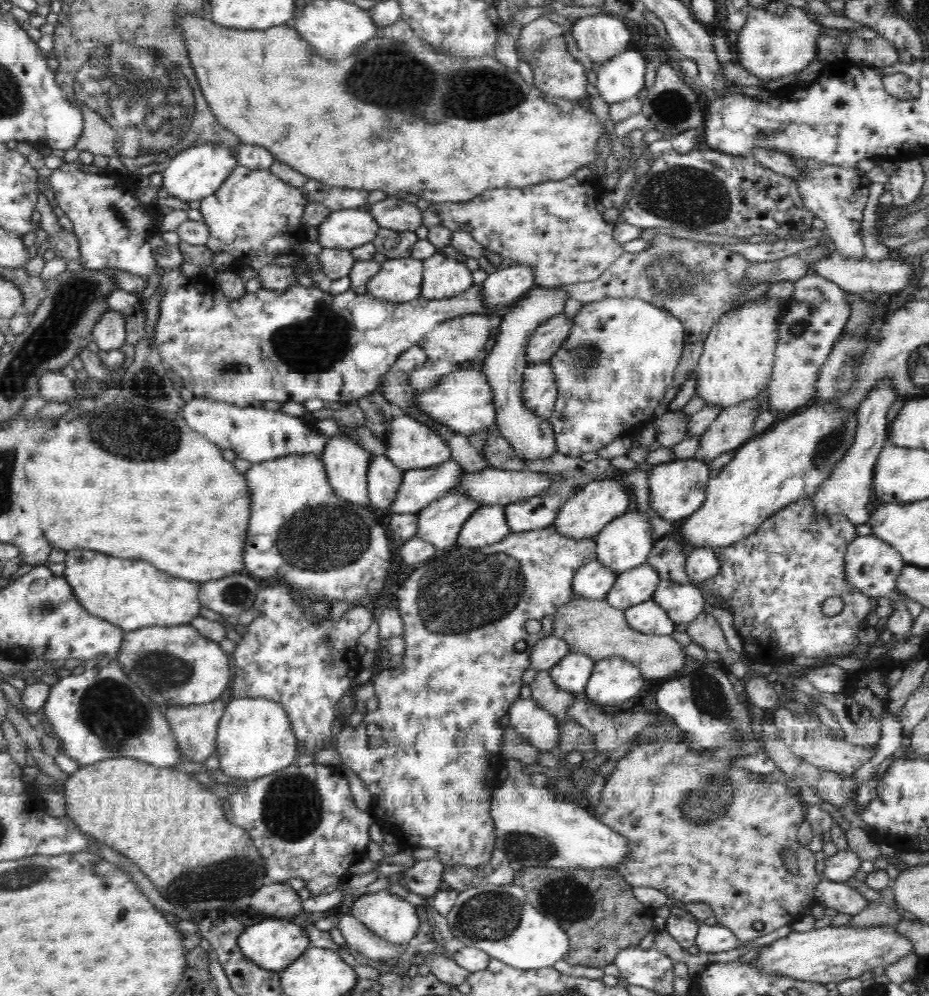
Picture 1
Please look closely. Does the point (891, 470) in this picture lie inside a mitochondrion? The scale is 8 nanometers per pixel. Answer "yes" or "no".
no

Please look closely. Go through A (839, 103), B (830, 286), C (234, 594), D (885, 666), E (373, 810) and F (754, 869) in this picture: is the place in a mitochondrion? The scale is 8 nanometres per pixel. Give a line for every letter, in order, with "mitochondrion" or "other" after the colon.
A: mitochondrion
B: other
C: mitochondrion
D: other
E: other
F: other

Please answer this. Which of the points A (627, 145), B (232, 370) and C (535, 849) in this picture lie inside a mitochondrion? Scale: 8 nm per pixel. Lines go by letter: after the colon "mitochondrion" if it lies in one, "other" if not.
A: other
B: mitochondrion
C: mitochondrion

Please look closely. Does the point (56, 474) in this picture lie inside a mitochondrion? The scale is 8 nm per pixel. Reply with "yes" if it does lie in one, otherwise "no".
no

